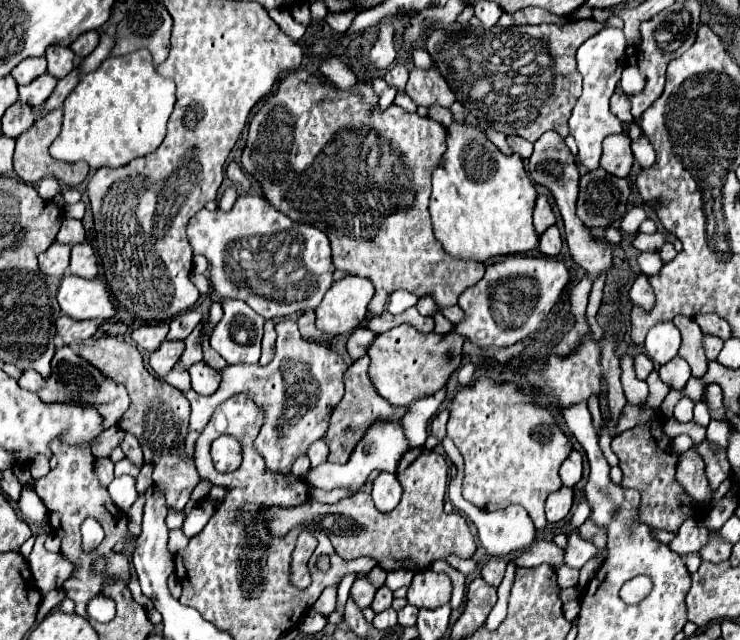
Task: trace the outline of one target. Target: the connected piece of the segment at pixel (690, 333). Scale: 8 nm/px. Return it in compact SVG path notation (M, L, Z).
M676 317L674 323L682 335L682 347L680 347L678 355L690 365L692 377L704 377L706 369L708 369L708 359L704 355L700 327L690 317Z

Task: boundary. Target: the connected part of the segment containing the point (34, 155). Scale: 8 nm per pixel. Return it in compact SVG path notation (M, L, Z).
M52 109L44 115L40 115L34 125L22 133L16 139L16 153L14 153L14 173L26 181L26 183L38 183L44 177L56 177L58 181L62 181L62 185L68 187L76 187L78 183L82 183L88 177L90 167L86 163L64 163L64 161L56 161L50 157L48 147L52 145L52 141L58 137L60 133L60 125L62 125L62 109Z

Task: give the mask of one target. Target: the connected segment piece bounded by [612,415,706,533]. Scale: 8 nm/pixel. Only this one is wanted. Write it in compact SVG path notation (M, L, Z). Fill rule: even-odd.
M656 415L644 425L636 425L622 435L612 439L612 451L618 455L622 469L622 487L624 489L638 489L642 495L640 503L640 523L646 523L652 529L664 529L664 531L678 531L682 521L688 517L694 517L696 521L702 521L706 517L706 509L702 509L698 501L694 501L682 485L676 481L676 465L680 453L672 449L672 439L662 431L664 417Z

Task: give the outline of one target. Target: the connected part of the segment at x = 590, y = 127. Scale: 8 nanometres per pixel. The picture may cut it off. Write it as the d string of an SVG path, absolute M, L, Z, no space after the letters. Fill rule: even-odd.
M604 27L600 33L584 41L576 53L578 71L584 77L584 89L570 117L570 135L576 139L576 145L580 151L578 159L586 169L598 169L604 137L624 133L622 121L610 113L610 97L614 95L614 89L620 81L620 73L626 67L626 49L628 45L626 45L622 29Z

